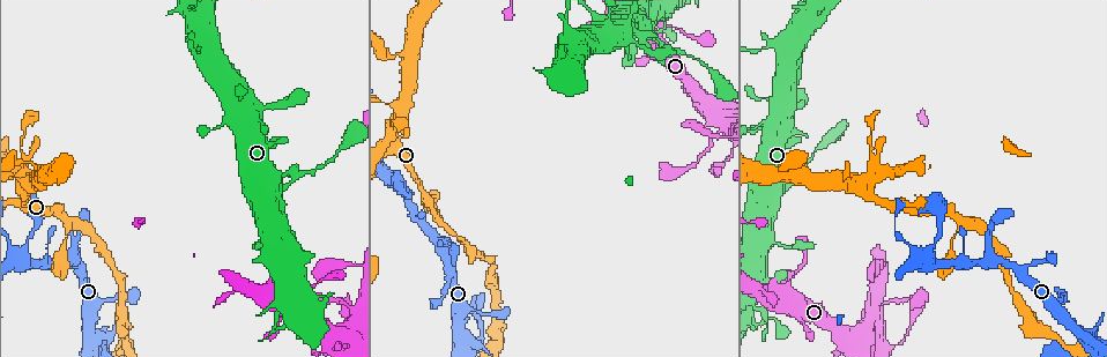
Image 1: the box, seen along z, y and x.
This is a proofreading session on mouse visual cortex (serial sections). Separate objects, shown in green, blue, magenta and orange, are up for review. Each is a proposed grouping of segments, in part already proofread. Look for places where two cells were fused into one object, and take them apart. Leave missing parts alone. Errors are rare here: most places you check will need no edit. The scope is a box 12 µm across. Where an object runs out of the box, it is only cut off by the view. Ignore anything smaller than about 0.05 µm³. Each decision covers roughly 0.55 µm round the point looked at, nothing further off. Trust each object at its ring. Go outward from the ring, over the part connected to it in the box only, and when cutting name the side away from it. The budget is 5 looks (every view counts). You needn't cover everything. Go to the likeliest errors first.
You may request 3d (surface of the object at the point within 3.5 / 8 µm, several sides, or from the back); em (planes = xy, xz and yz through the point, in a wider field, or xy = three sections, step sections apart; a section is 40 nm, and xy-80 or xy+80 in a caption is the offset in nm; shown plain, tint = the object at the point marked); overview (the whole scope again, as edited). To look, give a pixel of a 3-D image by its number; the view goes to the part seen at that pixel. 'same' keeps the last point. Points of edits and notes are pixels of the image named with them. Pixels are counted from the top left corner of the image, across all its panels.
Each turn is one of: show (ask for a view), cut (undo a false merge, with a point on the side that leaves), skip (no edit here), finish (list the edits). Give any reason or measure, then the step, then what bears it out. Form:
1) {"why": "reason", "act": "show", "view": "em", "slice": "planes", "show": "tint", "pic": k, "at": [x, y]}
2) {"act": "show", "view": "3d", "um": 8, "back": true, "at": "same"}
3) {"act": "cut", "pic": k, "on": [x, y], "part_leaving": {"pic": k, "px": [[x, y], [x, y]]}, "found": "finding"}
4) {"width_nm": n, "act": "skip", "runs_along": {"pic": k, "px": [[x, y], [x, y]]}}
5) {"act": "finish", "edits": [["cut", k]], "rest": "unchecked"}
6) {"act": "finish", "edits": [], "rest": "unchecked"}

{"why": "a narrow waist", "act": "show", "view": "3d", "um": 3.5, "pic": 1, "at": [660, 46]}

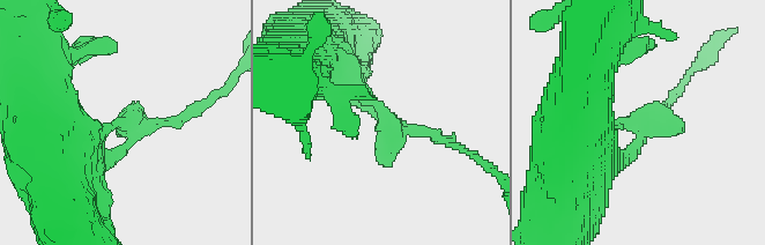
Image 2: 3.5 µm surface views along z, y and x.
{"act": "show", "view": "em", "slice": "planes", "show": "tint", "pic": 2, "at": [391, 121]}

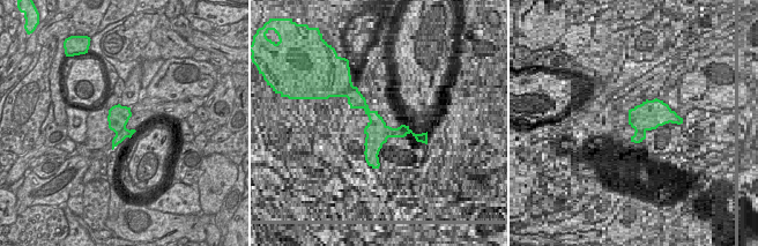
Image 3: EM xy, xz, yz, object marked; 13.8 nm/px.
{"width_nm": 300, "act": "skip", "runs_along": {"pic": 2, "px": [[320, 66], [395, 134], [448, 142]]}, "found": "continuous, no second cell"}

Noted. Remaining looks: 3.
{"why": "sharp bend", "act": "show", "view": "3d", "um": 8, "pic": 1, "at": [567, 33]}

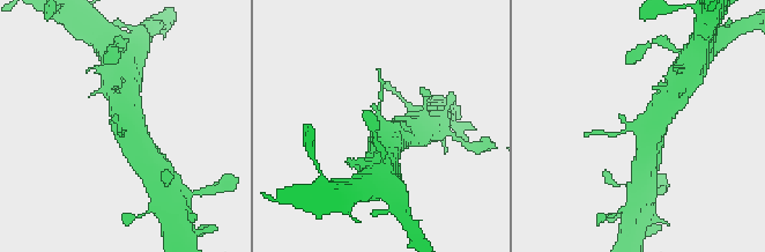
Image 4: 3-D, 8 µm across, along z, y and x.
{"why": "shape alone is not enough", "act": "show", "view": "em", "slice": "xy", "step": 2, "show": "tint", "pic": 4, "at": [383, 123]}

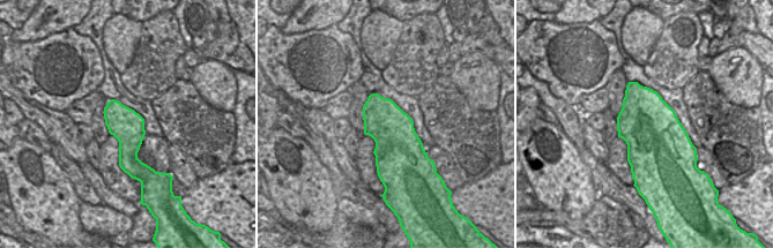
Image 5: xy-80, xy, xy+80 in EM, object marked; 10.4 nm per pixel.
{"act": "skip", "runs_along": {"pic": 4, "px": [[148, 161], [127, 132], [126, 105]]}, "found": "all the same cell"}

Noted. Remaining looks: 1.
{"act": "finish", "edits": [], "rest": "unchecked"}

